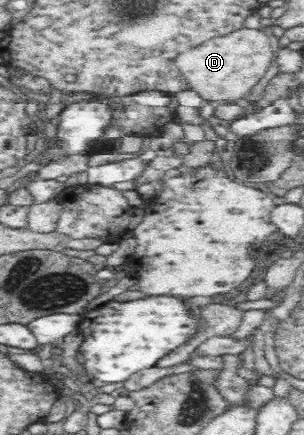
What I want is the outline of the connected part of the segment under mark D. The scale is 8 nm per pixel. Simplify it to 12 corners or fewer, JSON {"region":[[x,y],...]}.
{"region":[[240,28],[178,69],[208,101],[234,102],[266,75],[273,37]]}

